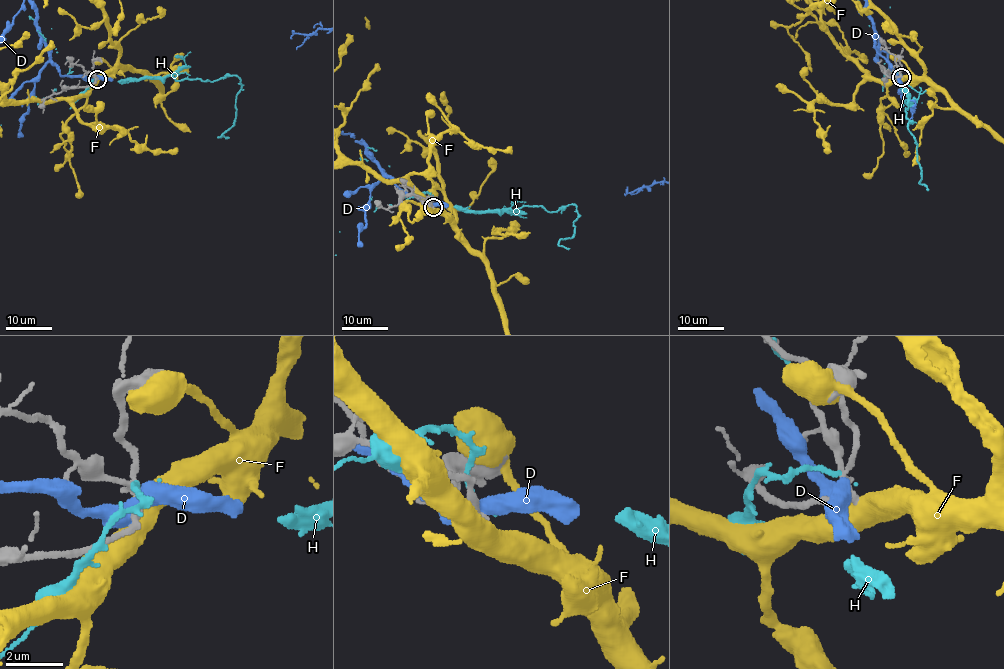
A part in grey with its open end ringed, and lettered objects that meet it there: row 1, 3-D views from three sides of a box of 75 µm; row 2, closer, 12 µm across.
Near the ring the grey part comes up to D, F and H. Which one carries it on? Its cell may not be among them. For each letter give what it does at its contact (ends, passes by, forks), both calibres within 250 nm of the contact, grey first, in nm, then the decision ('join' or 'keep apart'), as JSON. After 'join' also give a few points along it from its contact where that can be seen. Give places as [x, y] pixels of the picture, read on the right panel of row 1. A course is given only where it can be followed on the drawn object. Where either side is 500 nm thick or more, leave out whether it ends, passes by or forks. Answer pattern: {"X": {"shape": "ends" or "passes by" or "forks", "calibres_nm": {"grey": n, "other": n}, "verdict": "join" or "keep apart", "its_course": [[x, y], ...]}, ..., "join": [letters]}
{"D": {"calibres_nm": {"grey": 240, "other": 550}, "verdict": "keep apart"}, "F": {"calibres_nm": {"grey": 200, "other": 600}, "verdict": "keep apart"}, "H": {"shape": "ends", "calibres_nm": {"grey": 240, "other": 170}, "verdict": "keep apart"}, "join": []}

